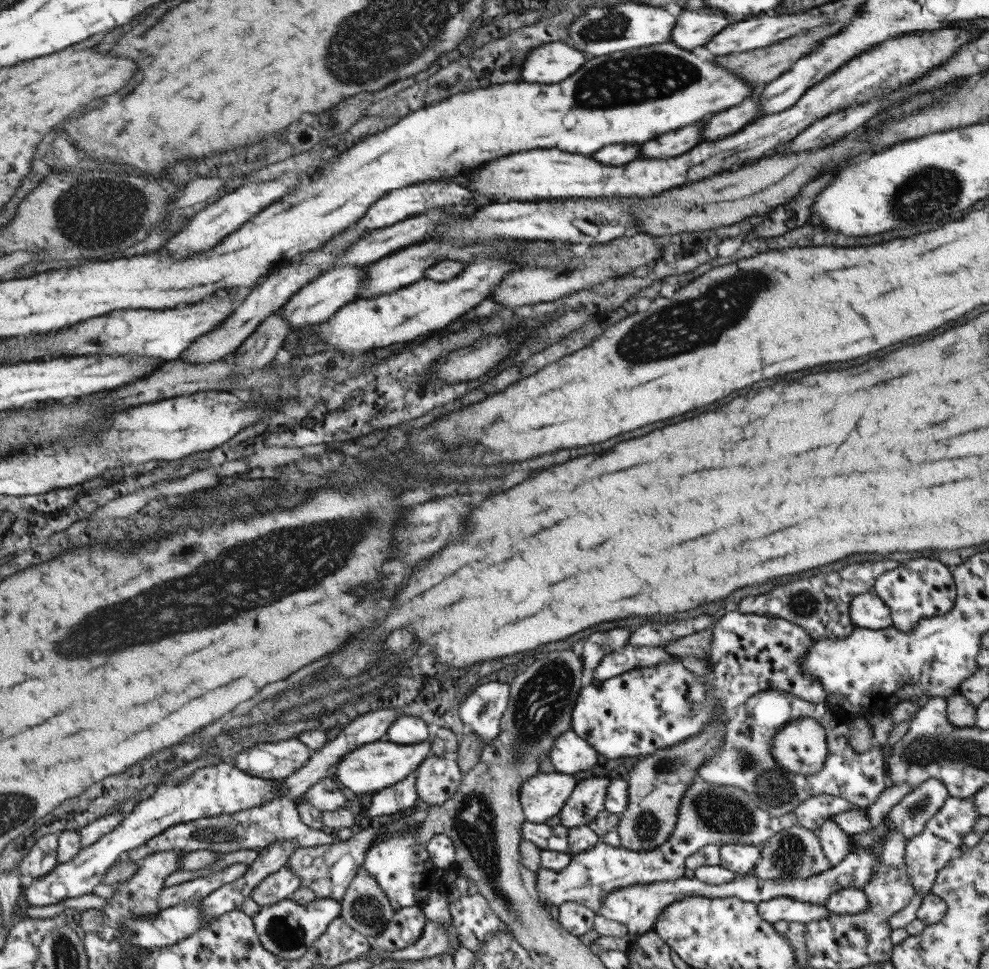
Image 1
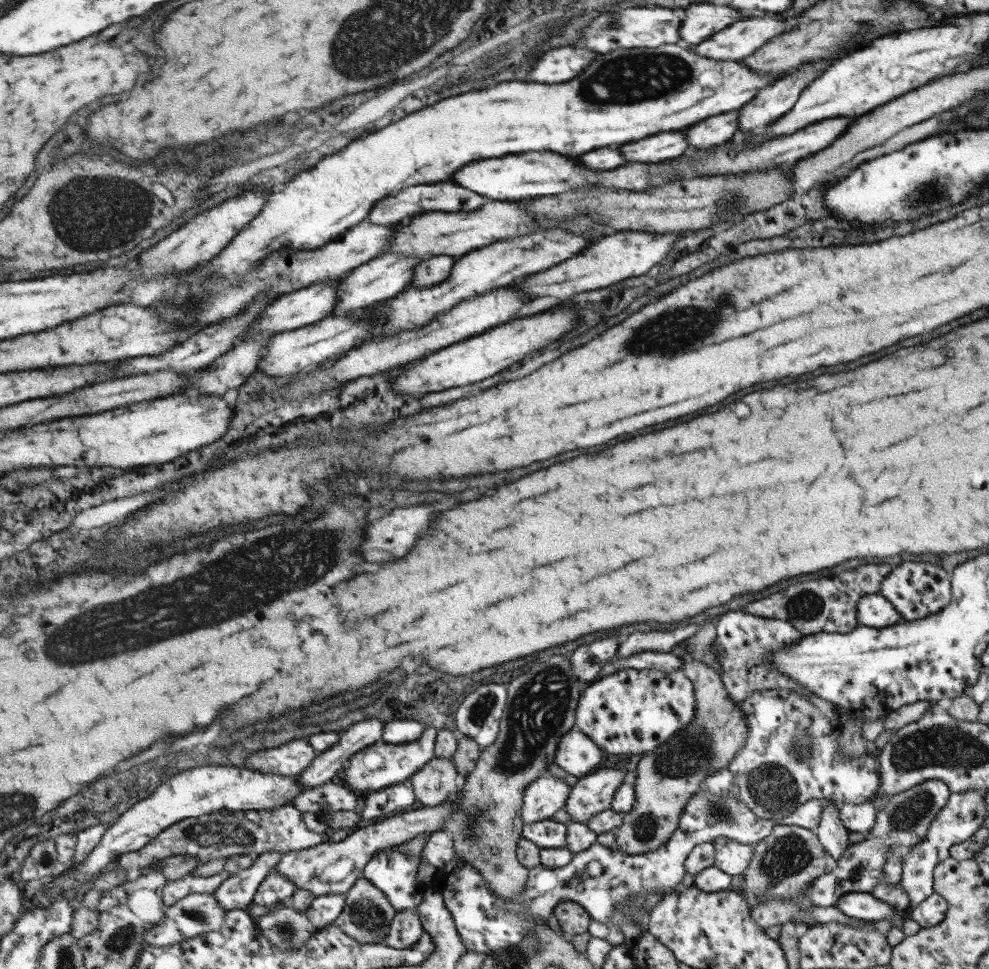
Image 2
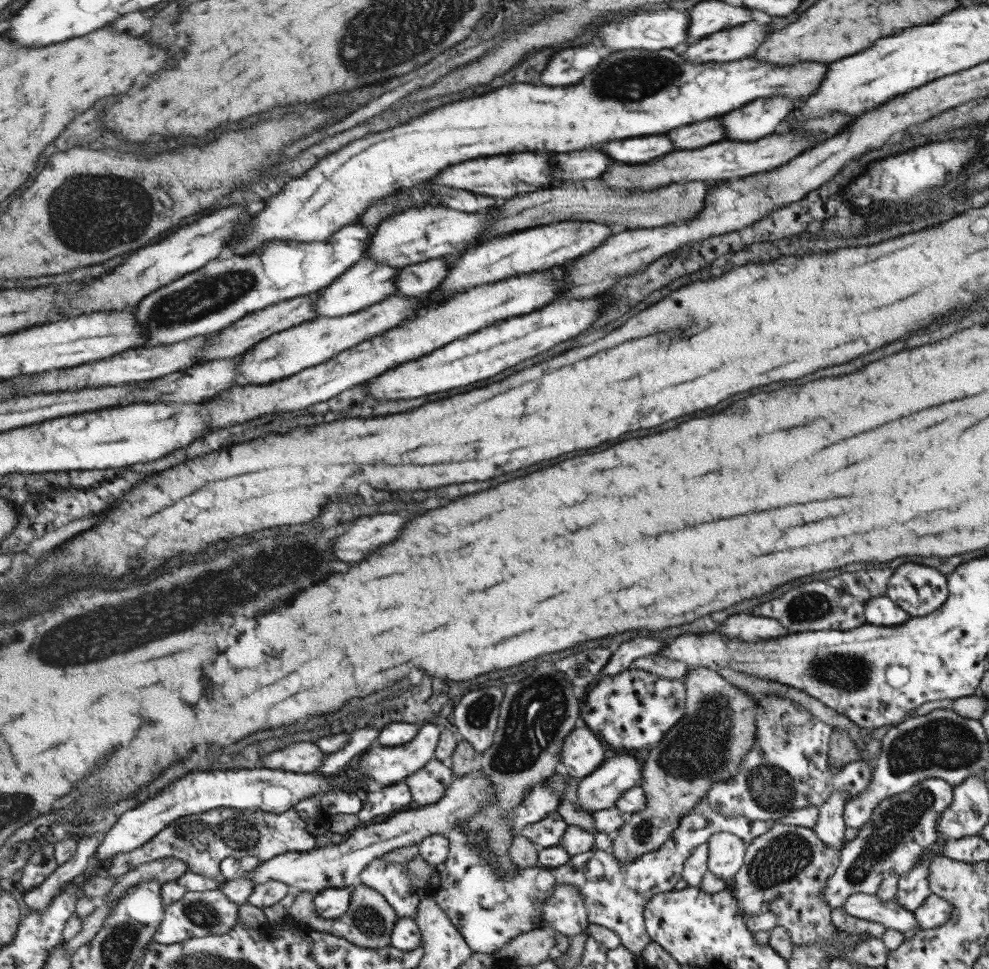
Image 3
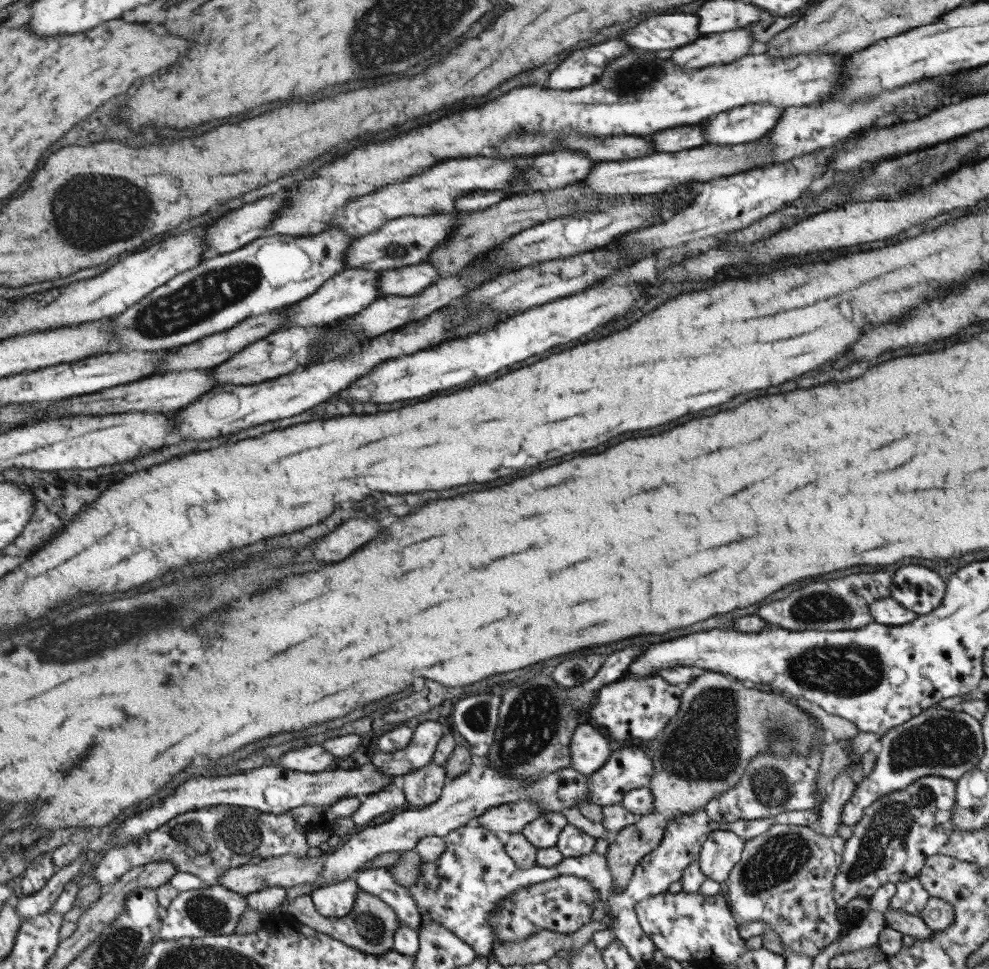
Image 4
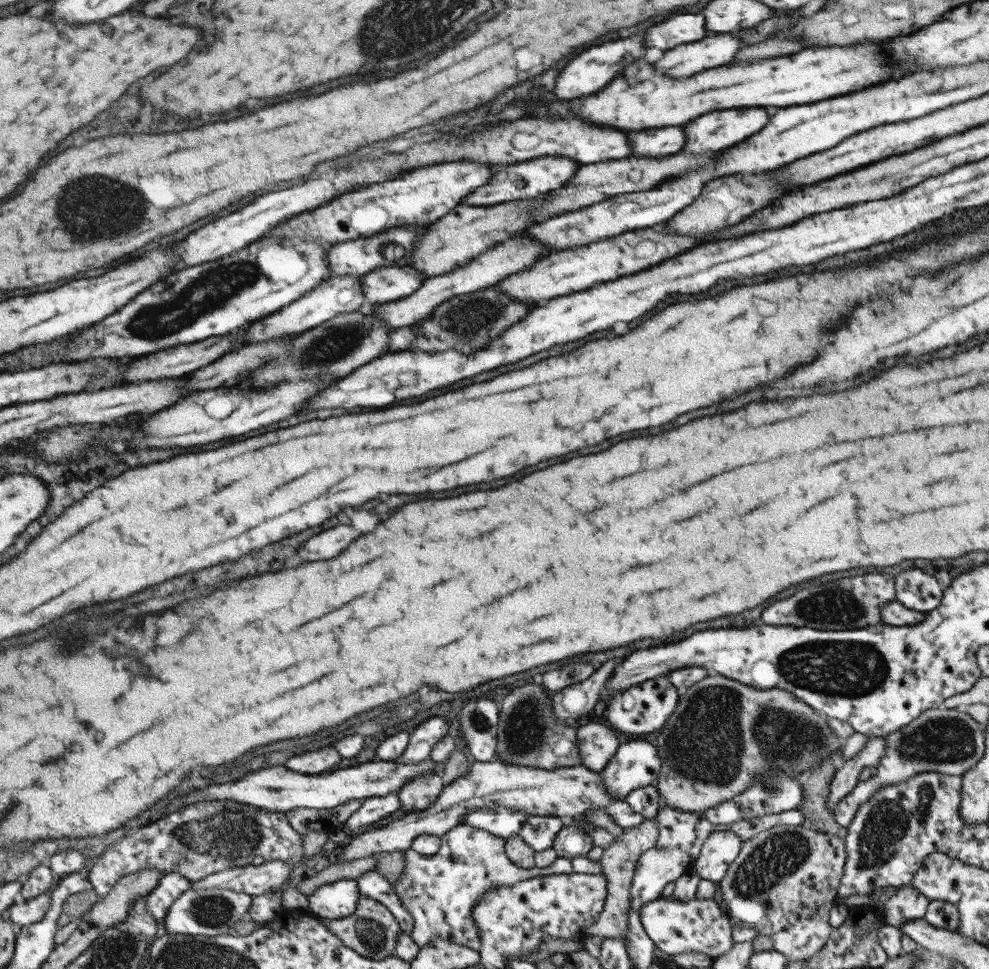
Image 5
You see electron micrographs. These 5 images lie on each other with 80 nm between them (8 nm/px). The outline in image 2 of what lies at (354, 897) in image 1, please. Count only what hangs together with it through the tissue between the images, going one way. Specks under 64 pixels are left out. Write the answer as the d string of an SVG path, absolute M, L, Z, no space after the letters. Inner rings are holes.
M359 876L344 894L344 907L338 917L332 922L347 936L363 944L377 944L384 940L388 933L389 923L394 915L394 908L389 904L385 895L369 880Z

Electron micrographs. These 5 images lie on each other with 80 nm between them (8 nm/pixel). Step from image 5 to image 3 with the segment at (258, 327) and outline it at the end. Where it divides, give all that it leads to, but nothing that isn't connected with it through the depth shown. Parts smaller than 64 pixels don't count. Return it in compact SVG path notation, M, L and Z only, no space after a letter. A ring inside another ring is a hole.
M372 258L359 259L318 292L318 297L314 300L314 316L316 318L331 318L348 315L363 310L389 295L397 294L394 285L397 269L397 266L387 266L382 262L372 260Z

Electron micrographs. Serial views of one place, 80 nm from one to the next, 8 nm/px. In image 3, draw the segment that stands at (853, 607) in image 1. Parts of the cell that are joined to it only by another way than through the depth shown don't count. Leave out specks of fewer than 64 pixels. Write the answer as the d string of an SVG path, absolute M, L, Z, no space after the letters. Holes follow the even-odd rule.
M885 595L870 598L863 607L866 624L894 626L906 622L910 617Z

